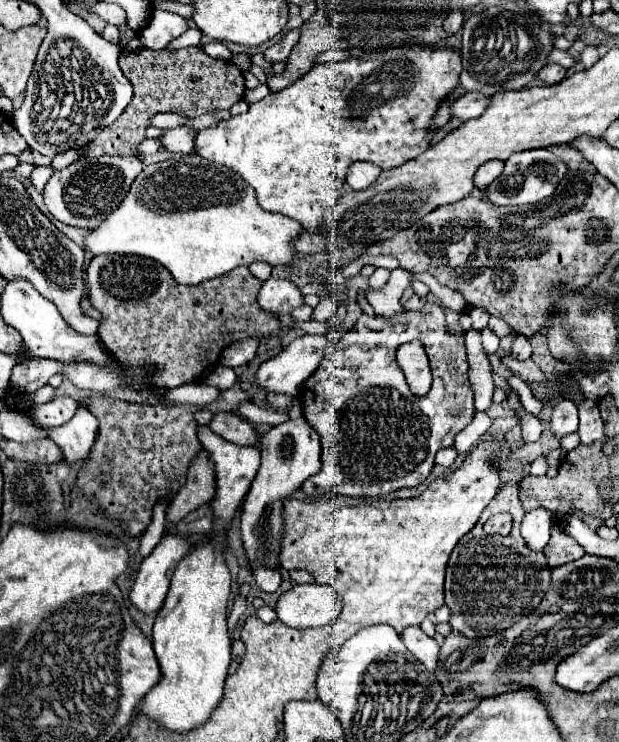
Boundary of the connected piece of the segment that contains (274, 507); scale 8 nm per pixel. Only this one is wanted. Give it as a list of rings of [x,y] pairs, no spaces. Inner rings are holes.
[[[295,399],[289,409],[291,419],[287,423],[275,425],[261,439],[261,467],[257,477],[251,483],[251,489],[245,497],[241,511],[241,539],[245,547],[245,557],[251,567],[251,575],[263,591],[277,591],[281,585],[281,565],[279,565],[279,549],[281,549],[281,533],[283,533],[283,501],[293,497],[297,489],[301,489],[303,481],[309,475],[315,475],[321,469],[321,443],[317,431],[305,421],[301,413],[301,403]]]

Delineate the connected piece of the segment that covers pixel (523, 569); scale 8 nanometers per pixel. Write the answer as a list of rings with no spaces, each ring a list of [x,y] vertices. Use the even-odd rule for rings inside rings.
[[[507,483],[481,513],[477,525],[455,545],[445,573],[445,605],[451,609],[449,625],[465,637],[495,635],[519,619],[527,617],[541,601],[543,591],[549,589],[549,573],[545,555],[527,549],[519,527],[525,511],[517,497],[519,485]],[[493,513],[509,513],[513,517],[513,531],[507,537],[487,535],[483,523]]]

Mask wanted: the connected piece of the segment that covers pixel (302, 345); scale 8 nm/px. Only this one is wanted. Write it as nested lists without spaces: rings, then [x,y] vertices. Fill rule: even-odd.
[[[303,335],[293,339],[277,357],[265,361],[259,371],[257,371],[257,383],[273,393],[289,393],[289,395],[297,395],[297,389],[301,387],[301,383],[305,383],[313,371],[319,367],[323,355],[331,351],[331,341],[327,335]]]

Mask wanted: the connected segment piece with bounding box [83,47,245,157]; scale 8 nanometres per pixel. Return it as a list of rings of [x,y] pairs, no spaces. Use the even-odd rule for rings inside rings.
[[[199,47],[185,49],[139,49],[119,55],[119,67],[123,75],[135,87],[135,97],[127,105],[125,113],[109,127],[105,127],[89,145],[83,147],[85,157],[101,155],[137,155],[139,143],[145,139],[145,129],[155,113],[177,113],[183,117],[199,117],[215,109],[229,109],[243,99],[245,79],[237,65],[231,61],[211,59]]]

